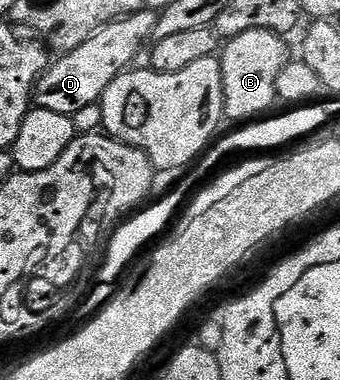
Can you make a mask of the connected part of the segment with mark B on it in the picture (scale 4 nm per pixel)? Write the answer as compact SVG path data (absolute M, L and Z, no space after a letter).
M248 29L248 33L240 33L240 37L225 40L220 51L220 62L224 89L222 109L227 120L257 120L269 112L266 110L273 103L279 102L276 81L279 80L280 73L292 61L290 47L282 39L285 38L277 31Z

